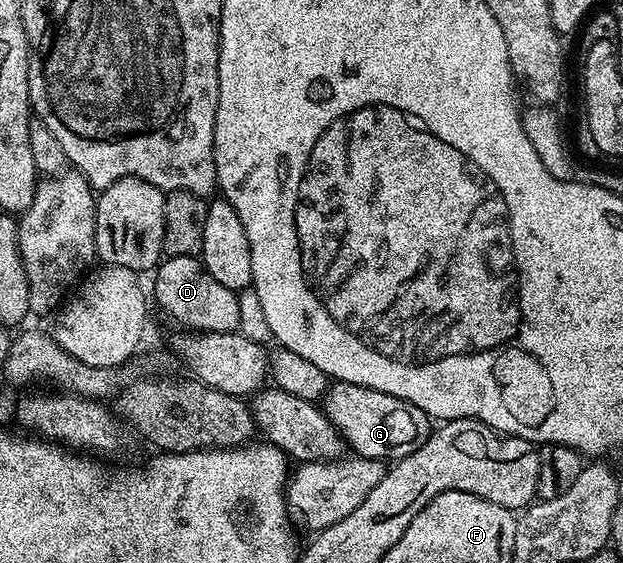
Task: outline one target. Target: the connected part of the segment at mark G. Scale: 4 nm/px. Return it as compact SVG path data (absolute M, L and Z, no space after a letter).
M331 382L320 400L320 406L328 421L332 421L334 428L342 434L345 446L349 450L351 447L354 450L351 452L363 459L403 459L405 455L416 453L416 449L428 441L432 430L430 416L407 399L392 397L392 393L380 393L364 385Z

